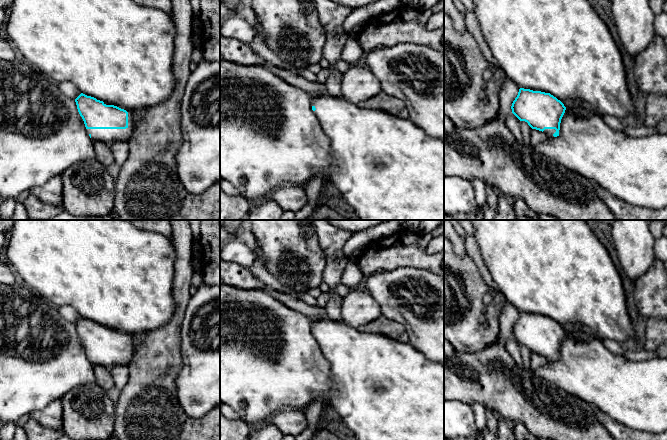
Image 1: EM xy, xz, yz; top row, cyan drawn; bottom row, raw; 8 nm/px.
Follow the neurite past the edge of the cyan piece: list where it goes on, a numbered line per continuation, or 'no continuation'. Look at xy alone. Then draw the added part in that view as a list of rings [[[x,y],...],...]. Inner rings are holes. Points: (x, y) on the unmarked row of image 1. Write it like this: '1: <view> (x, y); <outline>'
1: xy (112, 273); [[[14,220],[4,250],[6,262],[21,283],[58,307],[70,305],[81,317],[128,336],[126,353],[86,353],[94,367],[129,367],[137,352],[132,337],[166,325],[176,307],[173,297],[175,249],[171,238],[138,229],[127,220]]]

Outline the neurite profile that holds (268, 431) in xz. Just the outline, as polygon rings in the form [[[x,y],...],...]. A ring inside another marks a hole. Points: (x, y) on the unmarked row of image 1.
[[[268,422],[253,427],[247,440],[282,440],[283,436],[274,424]]]

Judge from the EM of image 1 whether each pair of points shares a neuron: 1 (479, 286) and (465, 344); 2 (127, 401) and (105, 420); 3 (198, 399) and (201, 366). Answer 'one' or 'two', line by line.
1: one
2: two
3: one

